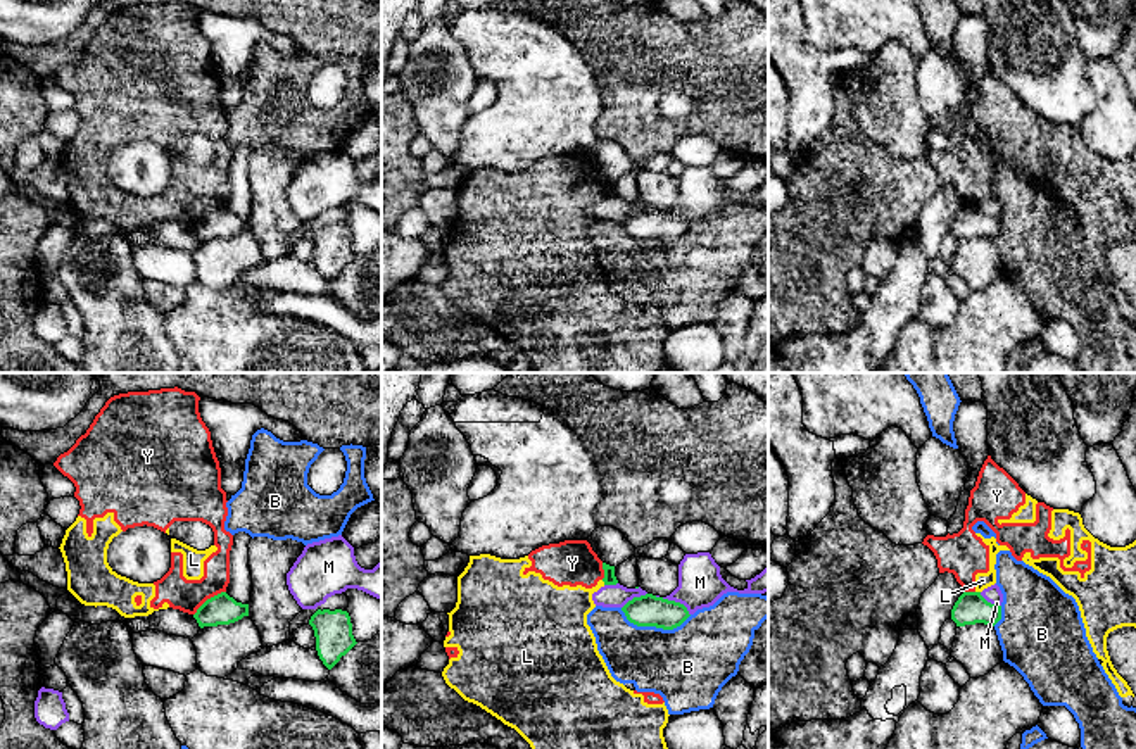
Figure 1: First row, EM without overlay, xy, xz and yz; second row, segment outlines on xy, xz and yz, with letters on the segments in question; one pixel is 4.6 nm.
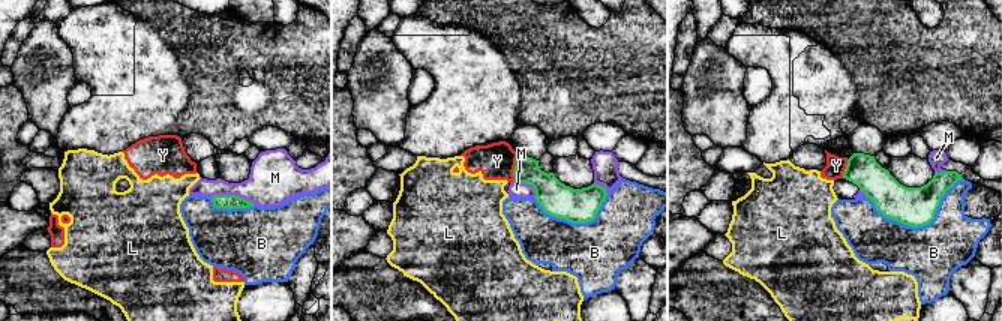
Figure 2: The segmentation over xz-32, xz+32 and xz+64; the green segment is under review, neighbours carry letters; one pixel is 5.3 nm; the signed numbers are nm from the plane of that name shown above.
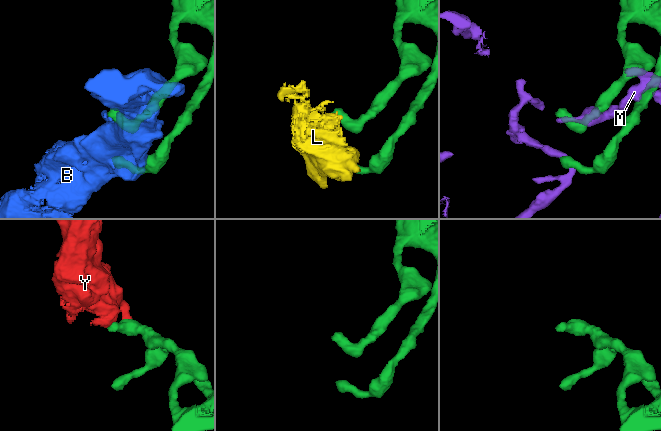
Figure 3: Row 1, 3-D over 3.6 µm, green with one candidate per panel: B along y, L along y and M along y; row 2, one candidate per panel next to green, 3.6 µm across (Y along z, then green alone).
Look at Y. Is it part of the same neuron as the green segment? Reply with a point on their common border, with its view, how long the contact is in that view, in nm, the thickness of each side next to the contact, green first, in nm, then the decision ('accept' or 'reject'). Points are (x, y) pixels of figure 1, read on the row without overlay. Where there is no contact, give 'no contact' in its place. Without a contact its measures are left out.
meets green in xy at (208, 213); contact 190 nm long; 140 nm thick on the green side, 150 nm on the other; reject

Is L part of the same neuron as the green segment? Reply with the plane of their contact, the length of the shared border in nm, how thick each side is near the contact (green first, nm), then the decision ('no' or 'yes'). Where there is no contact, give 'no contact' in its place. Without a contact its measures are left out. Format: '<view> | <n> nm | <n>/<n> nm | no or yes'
xz | 30 nm | 60/240 nm | no

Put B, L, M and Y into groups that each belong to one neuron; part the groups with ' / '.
B / L Y / M

